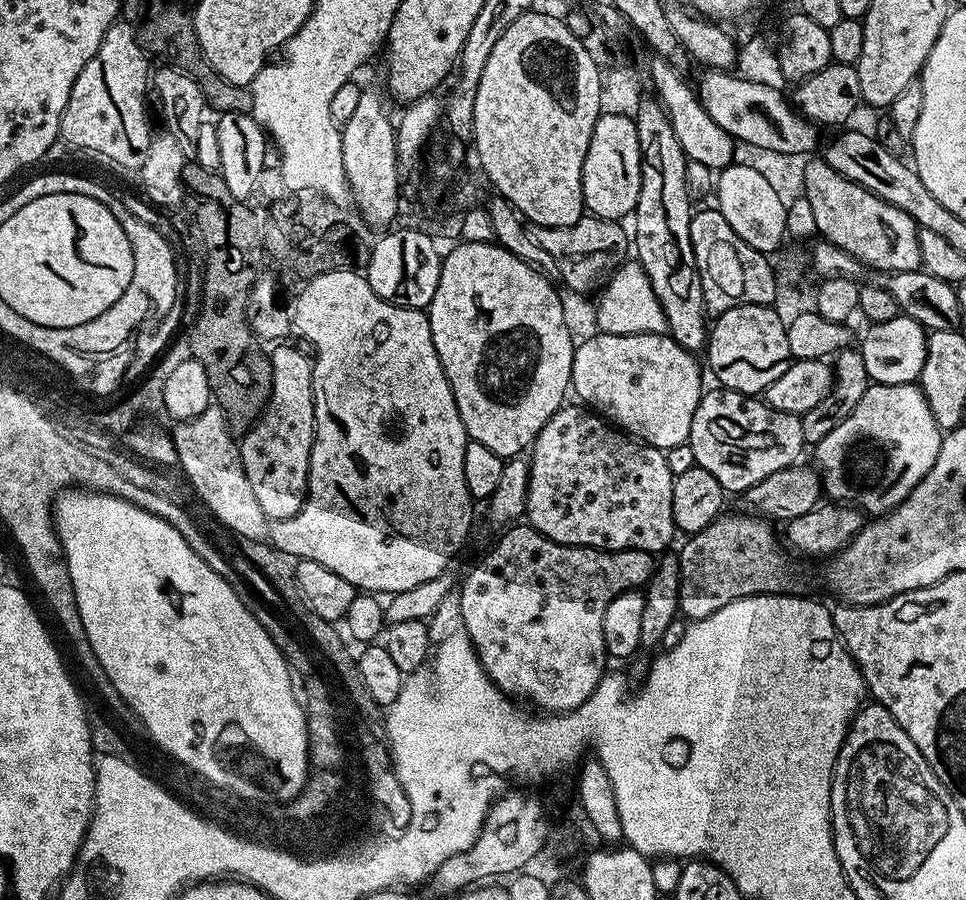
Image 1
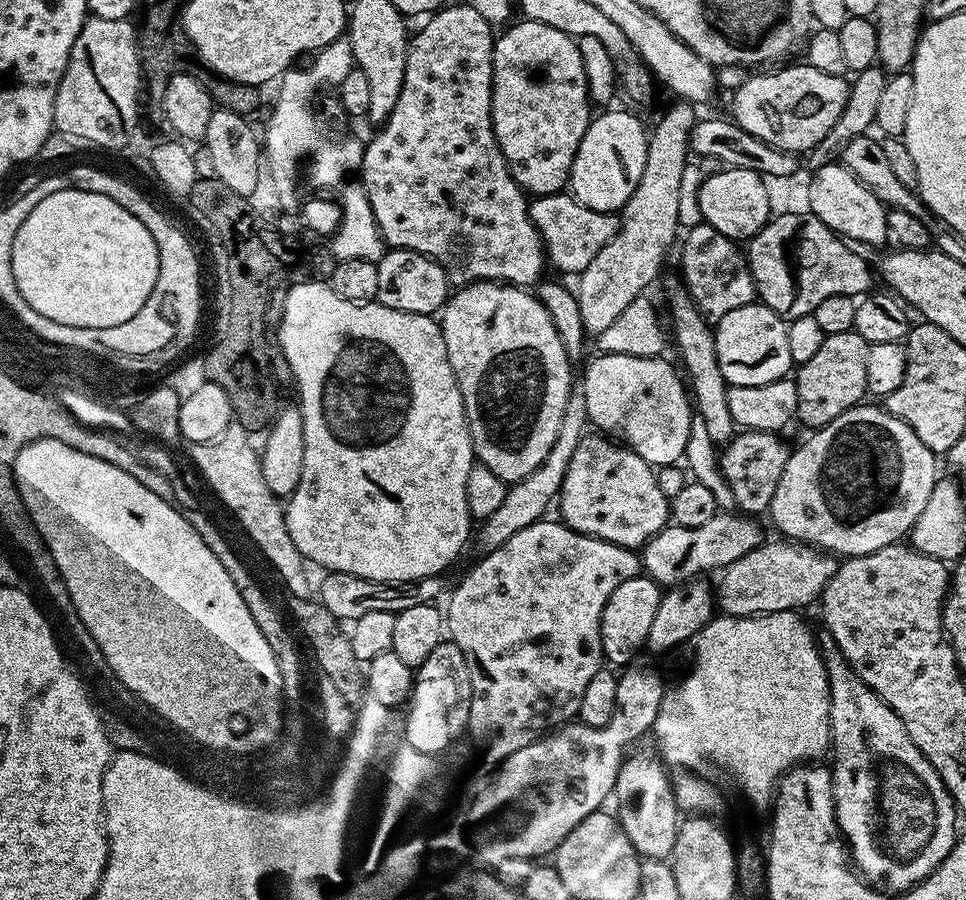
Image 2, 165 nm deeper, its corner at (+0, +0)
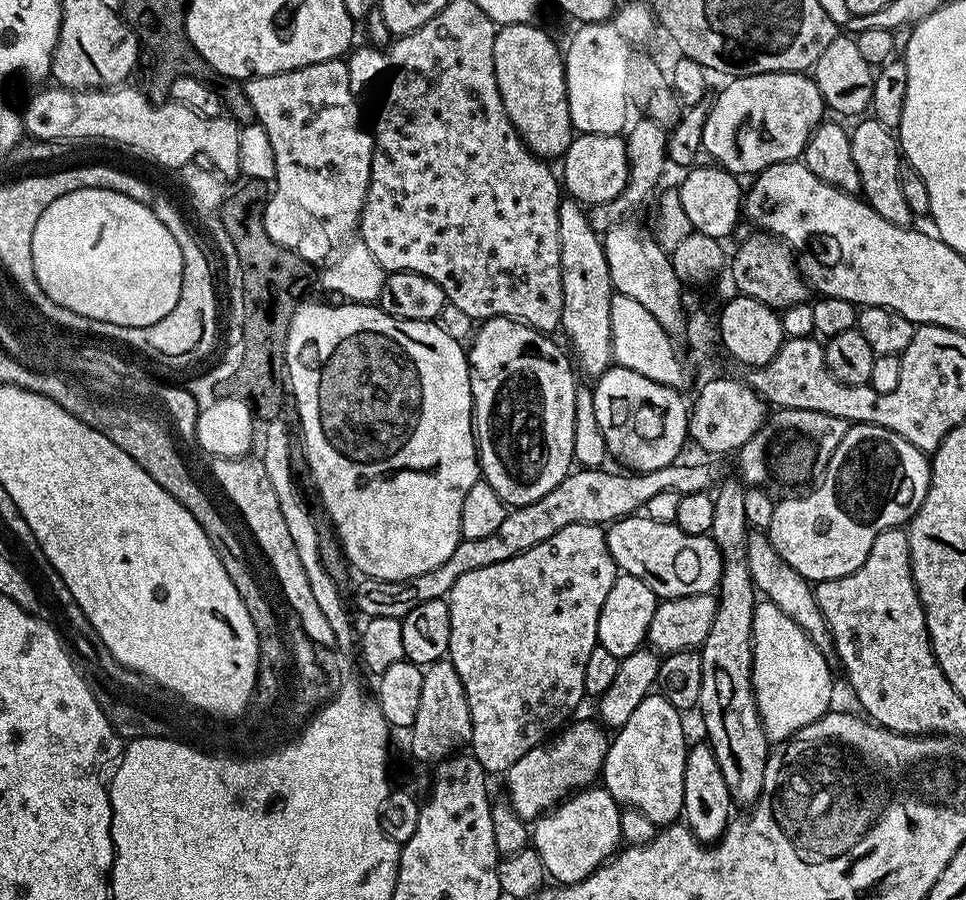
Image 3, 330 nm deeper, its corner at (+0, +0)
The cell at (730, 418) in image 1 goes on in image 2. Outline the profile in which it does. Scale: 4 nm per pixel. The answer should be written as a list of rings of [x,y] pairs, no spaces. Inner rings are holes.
[[[740,430],[733,435],[719,453],[720,469],[734,490],[736,508],[744,514],[767,513],[772,506],[774,490],[778,486],[778,478],[782,478],[782,470],[788,461],[789,445],[780,441],[775,432],[750,432]]]

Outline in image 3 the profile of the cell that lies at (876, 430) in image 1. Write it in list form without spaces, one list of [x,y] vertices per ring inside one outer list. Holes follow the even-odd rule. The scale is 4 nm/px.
[[[854,424],[843,429],[840,439],[831,449],[828,463],[823,465],[820,478],[820,485],[813,492],[808,492],[805,496],[792,496],[789,500],[779,501],[772,515],[772,521],[766,529],[768,541],[772,543],[774,550],[778,550],[782,559],[810,582],[837,580],[854,570],[858,570],[858,566],[862,566],[862,562],[866,562],[866,554],[870,554],[870,546],[874,546],[874,538],[878,538],[878,534],[891,528],[907,525],[908,521],[916,515],[916,511],[920,509],[928,493],[928,487],[932,481],[932,470],[929,457],[917,450],[910,442],[906,442],[906,438],[902,438],[902,434],[894,434],[894,430],[886,430],[882,426],[874,426],[873,424]]]

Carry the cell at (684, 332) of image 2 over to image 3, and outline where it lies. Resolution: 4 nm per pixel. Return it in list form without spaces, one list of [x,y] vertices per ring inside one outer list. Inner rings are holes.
[[[736,475],[726,477],[714,494],[714,519],[709,535],[719,548],[723,559],[718,585],[715,620],[703,643],[702,682],[697,711],[708,737],[707,743],[726,778],[726,790],[740,806],[751,806],[762,794],[770,741],[764,732],[764,723],[757,710],[752,690],[752,626],[756,605],[755,585],[750,578],[749,560],[746,558],[750,525],[746,518],[744,482]]]

